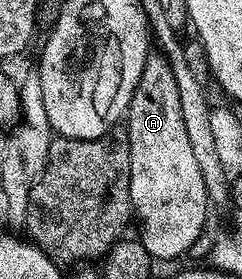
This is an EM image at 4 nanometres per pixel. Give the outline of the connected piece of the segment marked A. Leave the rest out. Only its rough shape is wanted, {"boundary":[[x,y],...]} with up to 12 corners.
{"boundary":[[158,51],[126,114],[129,195],[153,260],[201,237],[210,202]]}

